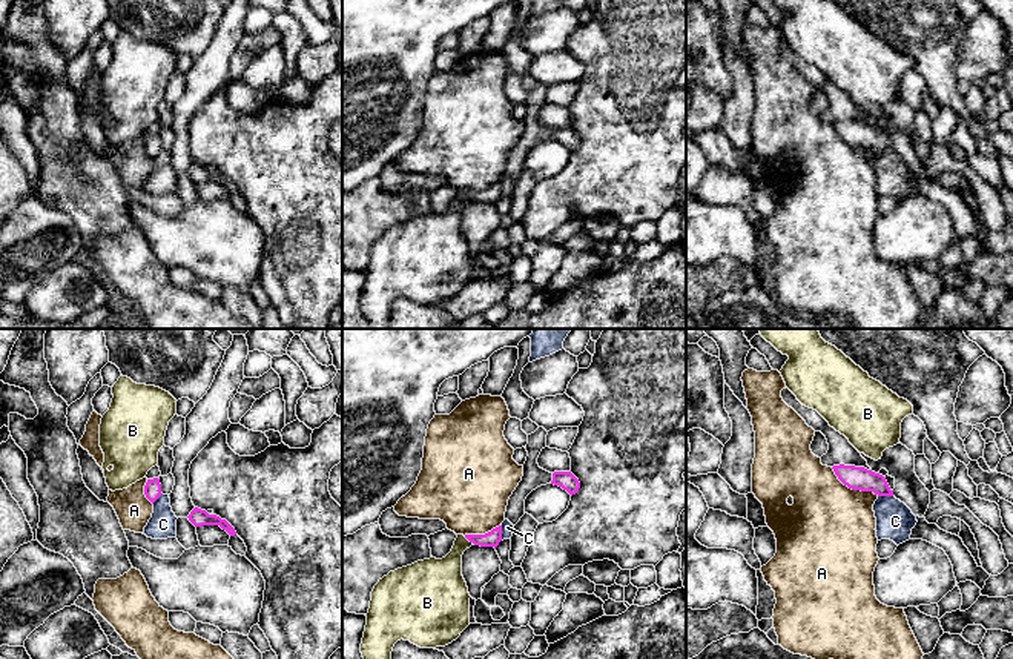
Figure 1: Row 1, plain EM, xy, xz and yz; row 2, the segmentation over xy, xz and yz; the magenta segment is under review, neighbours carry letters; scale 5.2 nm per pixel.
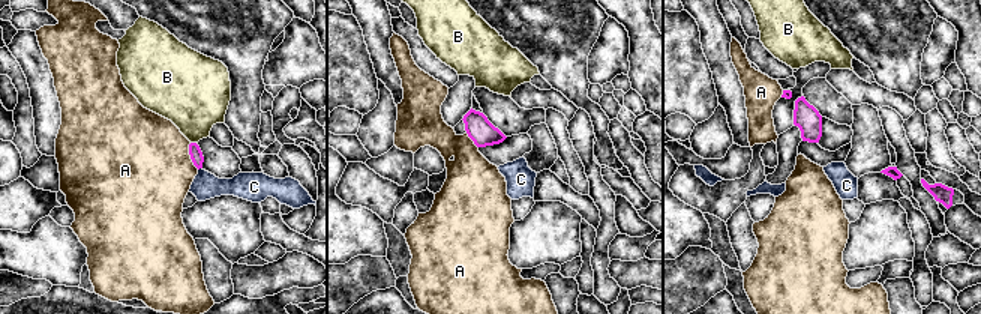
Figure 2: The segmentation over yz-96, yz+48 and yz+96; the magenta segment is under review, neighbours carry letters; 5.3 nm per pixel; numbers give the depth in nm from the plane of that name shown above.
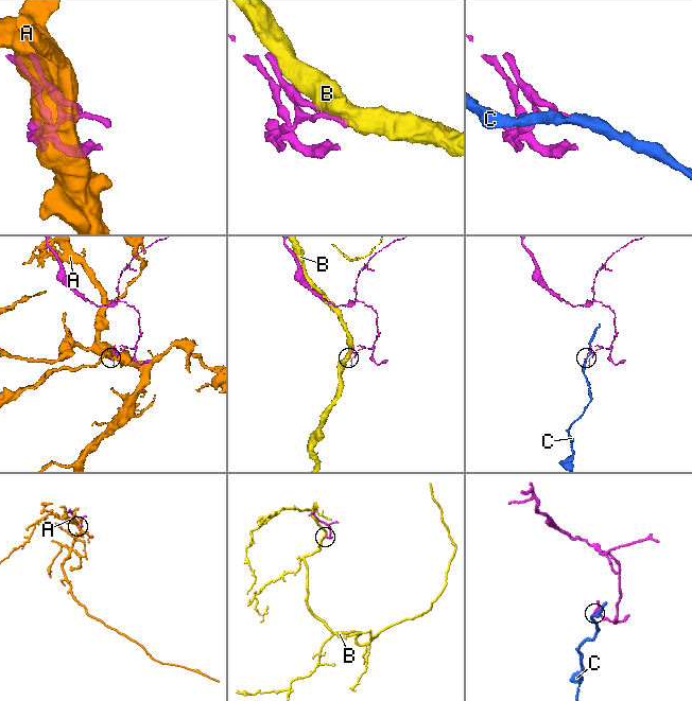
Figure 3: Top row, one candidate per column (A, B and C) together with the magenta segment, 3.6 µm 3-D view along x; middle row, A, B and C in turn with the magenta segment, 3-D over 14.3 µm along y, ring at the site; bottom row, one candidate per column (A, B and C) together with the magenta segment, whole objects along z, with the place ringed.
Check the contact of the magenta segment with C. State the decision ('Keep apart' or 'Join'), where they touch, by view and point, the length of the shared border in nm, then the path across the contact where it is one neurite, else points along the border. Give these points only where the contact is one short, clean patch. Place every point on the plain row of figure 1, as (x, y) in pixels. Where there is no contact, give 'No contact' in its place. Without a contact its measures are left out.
Keep apart. Touches magenta at xz (501, 189). Shared border 80 nm. Boundary: xz (501, 182), (502, 195)

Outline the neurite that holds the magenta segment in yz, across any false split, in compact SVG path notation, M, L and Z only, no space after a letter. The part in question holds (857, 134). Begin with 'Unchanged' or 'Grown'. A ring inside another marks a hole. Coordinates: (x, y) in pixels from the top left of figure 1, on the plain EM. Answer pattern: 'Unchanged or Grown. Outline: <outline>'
Unchanged. Outline: M833 121L838 135L852 146L873 147L878 152L893 152L886 134L879 129L855 121Z

